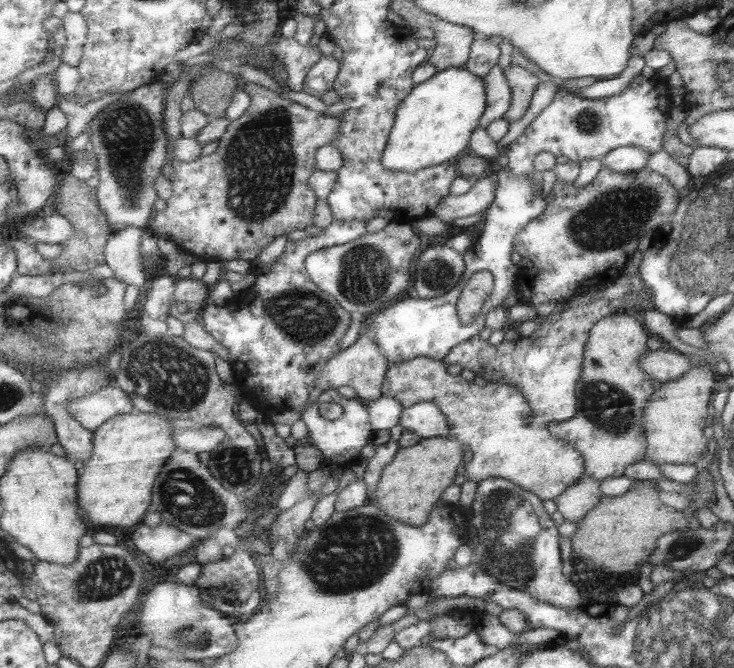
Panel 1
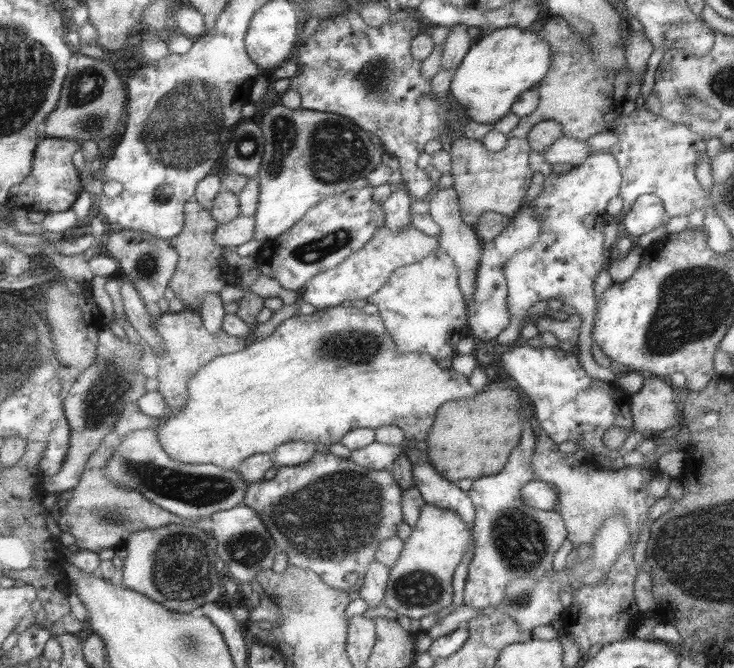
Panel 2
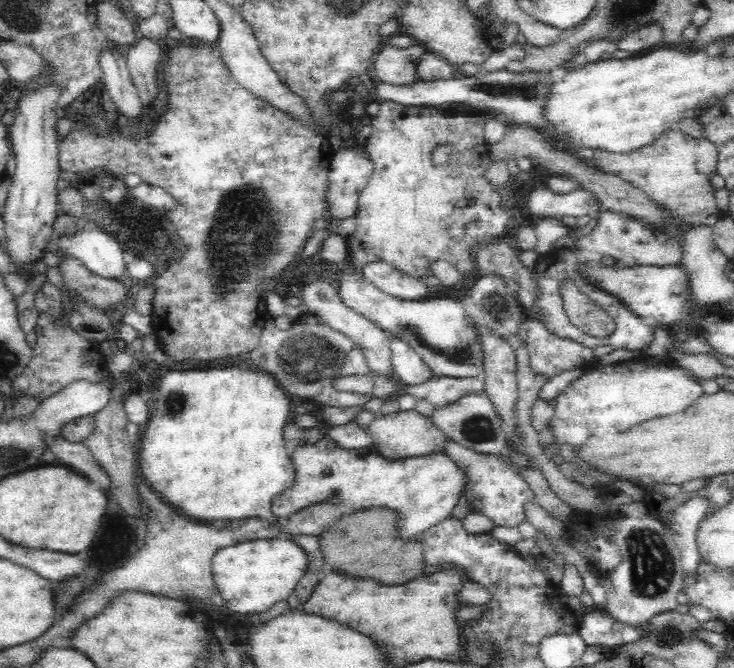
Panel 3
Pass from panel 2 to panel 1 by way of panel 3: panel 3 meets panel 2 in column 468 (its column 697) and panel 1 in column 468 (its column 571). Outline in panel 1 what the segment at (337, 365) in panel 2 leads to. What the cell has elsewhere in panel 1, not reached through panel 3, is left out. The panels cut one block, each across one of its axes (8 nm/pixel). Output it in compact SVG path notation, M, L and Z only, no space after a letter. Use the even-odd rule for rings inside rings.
M417 356L405 362L391 362L385 378L383 395L397 397L403 406L410 407L423 401L437 403L451 427L451 436L468 445L472 450L472 459L464 465L465 479L480 483L491 477L501 477L520 484L523 488L536 492L545 500L555 500L565 488L576 483L584 475L584 457L567 440L553 436L550 426L537 428L529 421L533 415L532 405L520 389L501 382L487 382L479 386L465 380L462 374L454 375L448 371L448 364L429 356Z

